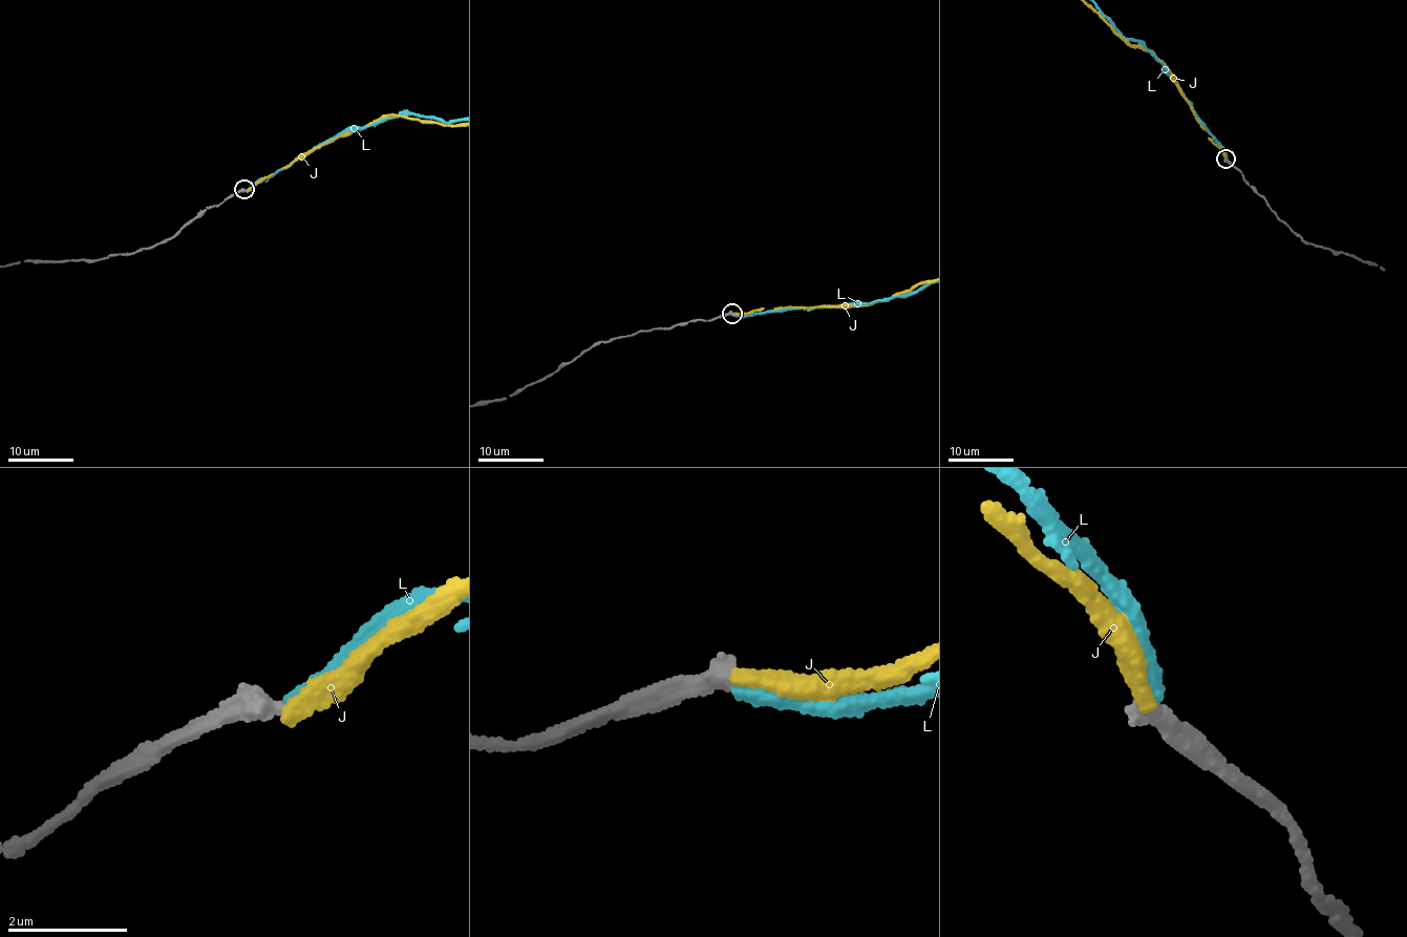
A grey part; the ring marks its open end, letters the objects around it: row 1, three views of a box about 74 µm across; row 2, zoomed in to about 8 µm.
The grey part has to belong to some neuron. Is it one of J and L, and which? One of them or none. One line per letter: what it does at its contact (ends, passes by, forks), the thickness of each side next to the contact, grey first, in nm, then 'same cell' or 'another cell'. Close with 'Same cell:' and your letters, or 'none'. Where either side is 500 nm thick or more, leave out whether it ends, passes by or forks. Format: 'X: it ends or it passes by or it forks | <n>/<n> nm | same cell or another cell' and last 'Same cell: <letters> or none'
J: it ends | 360/280 nm | another cell
L: it ends | 380/320 nm | another cell
Same cell: none

